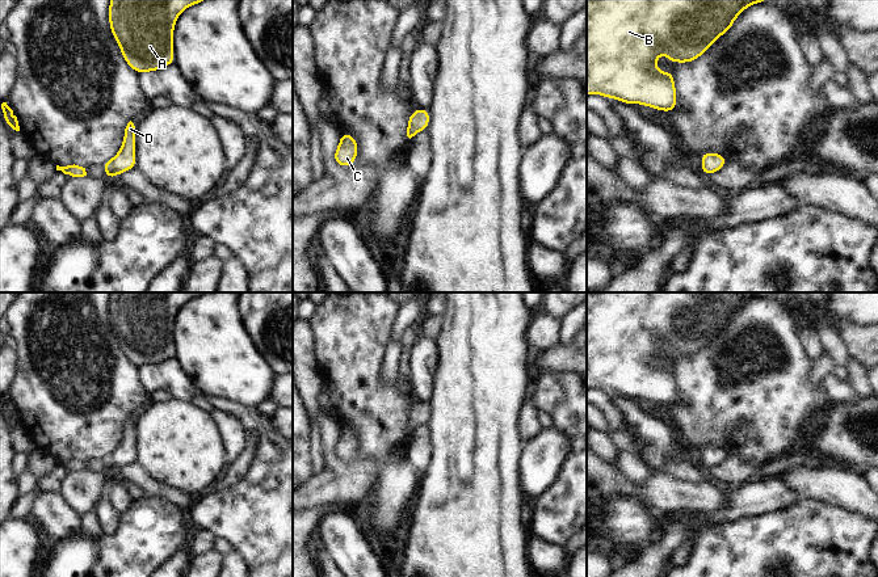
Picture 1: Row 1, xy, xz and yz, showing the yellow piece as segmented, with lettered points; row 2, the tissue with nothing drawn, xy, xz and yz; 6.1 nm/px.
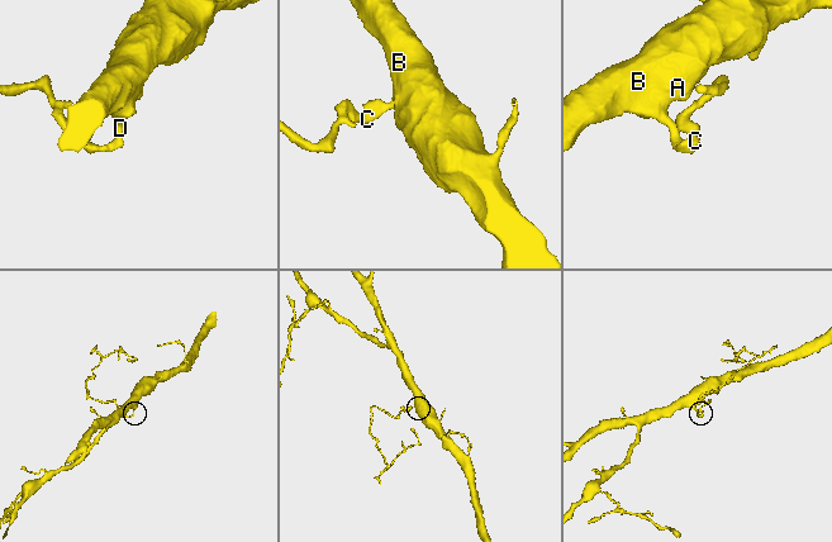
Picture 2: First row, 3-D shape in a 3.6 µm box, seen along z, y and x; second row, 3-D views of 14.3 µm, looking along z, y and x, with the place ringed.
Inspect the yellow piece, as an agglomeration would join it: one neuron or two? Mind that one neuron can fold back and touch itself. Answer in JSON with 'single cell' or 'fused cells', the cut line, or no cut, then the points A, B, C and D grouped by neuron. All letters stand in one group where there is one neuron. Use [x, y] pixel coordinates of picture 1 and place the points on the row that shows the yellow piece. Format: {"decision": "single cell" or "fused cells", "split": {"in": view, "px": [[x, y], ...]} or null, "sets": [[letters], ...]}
{"decision": "single cell", "split": null, "sets": [["A", "B", "C", "D"]]}

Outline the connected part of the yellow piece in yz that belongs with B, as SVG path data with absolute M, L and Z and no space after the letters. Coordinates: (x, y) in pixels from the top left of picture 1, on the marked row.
M587 0L587 94L600 94L604 98L616 98L626 105L640 104L651 109L672 113L677 105L677 93L673 72L661 72L656 68L659 54L665 54L668 62L692 63L702 56L710 45L715 45L722 34L731 30L734 21L743 10L756 3L768 0Z

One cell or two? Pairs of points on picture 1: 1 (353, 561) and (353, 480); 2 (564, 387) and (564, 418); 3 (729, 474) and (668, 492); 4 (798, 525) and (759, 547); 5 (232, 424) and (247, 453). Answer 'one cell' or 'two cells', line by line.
1: two cells
2: one cell
3: two cells
4: one cell
5: two cells

